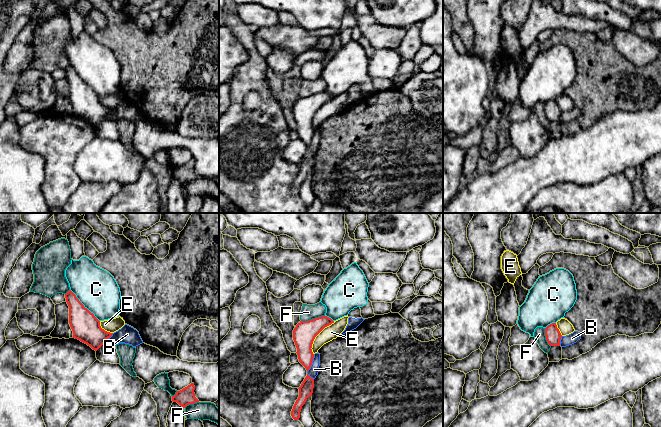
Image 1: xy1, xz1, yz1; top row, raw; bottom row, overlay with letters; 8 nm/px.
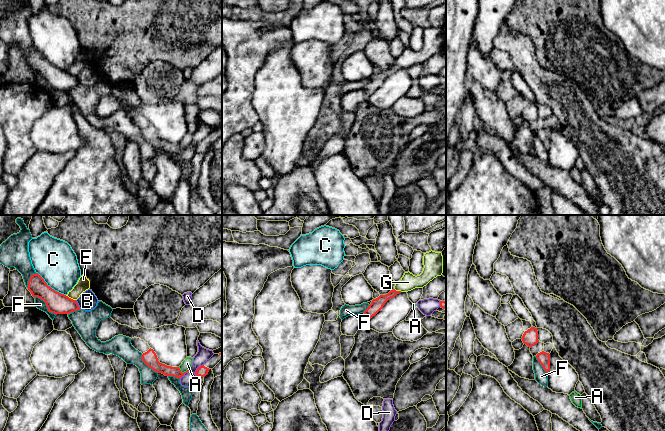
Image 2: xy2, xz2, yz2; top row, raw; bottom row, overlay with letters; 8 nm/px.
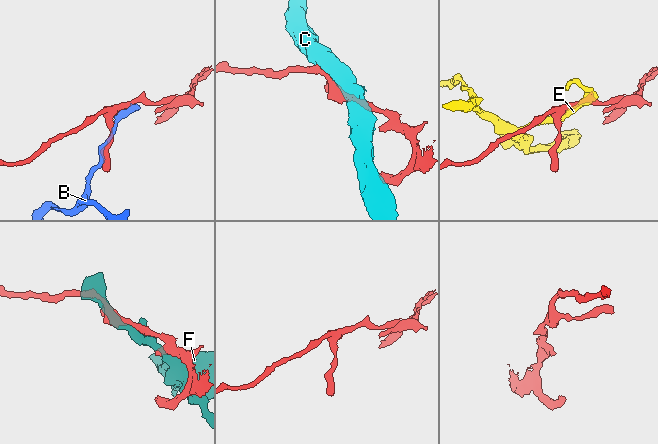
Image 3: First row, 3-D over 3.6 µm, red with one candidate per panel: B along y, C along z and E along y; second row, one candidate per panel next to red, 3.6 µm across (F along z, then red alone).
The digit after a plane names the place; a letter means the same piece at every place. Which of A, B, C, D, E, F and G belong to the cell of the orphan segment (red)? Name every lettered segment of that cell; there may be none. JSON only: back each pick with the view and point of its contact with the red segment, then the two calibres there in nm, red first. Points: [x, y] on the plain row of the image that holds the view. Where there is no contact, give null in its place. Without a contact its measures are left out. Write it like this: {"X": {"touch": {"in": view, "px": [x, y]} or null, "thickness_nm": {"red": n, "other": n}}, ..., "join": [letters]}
{"F": {"touch": {"in": "xy2", "px": [46, 81]}, "thickness_nm": {"red": 170, "other": 80}}, "G": {"touch": {"in": "xz2", "px": [398, 67]}, "thickness_nm": {"red": 100, "other": 140}}, "join": ["F", "G"]}

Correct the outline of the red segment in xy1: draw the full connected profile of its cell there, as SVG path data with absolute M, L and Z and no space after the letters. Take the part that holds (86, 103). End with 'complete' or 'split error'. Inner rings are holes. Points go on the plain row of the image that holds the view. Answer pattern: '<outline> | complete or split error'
M71 66L65 70L65 74L69 82L69 100L73 114L97 127L113 109L101 104L100 97L84 83Z | complete

